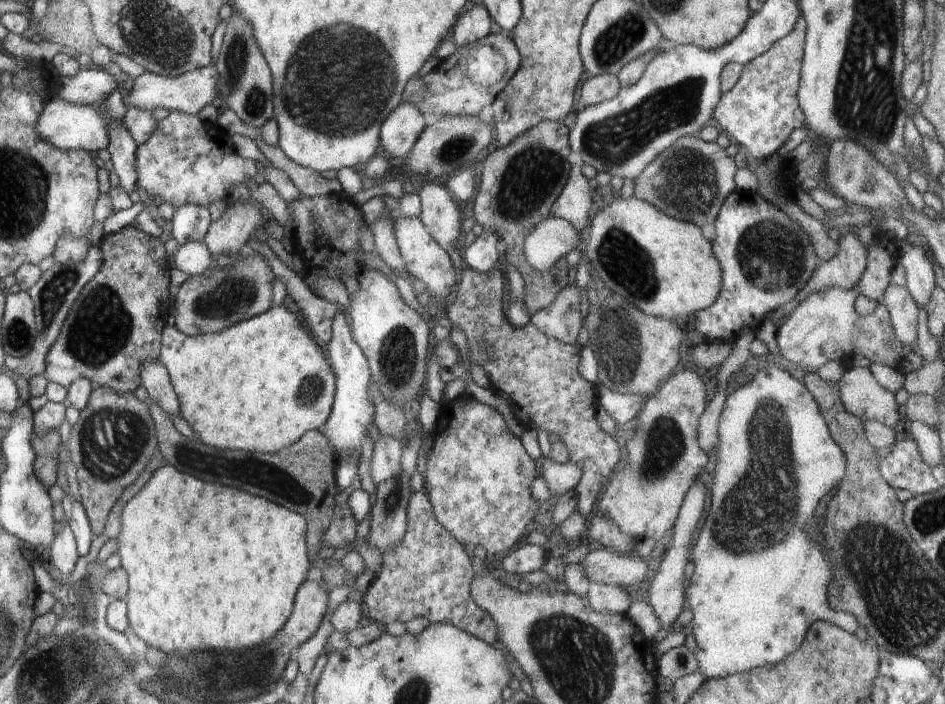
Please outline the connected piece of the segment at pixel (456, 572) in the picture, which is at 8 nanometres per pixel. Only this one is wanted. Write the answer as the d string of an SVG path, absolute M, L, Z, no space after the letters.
M413 490L409 497L407 530L403 540L383 554L381 570L369 585L364 596L361 596L365 602L365 614L382 626L396 620L405 623L415 617L424 616L430 623L447 623L463 632L468 632L468 635L483 642L497 644L497 625L488 612L478 607L470 596L474 576L472 564L465 548L436 521L426 491L415 492Z

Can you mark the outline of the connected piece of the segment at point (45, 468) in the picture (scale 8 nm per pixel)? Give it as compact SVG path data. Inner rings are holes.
M56 430L46 432L44 436L36 436L32 434L30 444L34 452L34 478L46 488L52 486L56 482L56 446L58 446L60 438L56 434Z

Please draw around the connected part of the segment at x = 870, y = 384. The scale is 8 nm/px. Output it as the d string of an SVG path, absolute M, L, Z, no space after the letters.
M846 367L837 385L839 386L841 404L850 414L854 414L854 416L858 417L861 421L863 419L875 420L888 428L899 429L903 415L900 406L897 405L895 400L896 394L883 388L872 377L869 368Z

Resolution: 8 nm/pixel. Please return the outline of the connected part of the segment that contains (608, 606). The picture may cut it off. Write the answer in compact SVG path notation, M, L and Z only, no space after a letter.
M590 582L586 598L594 611L625 615L631 604L628 597L627 590L622 587Z

